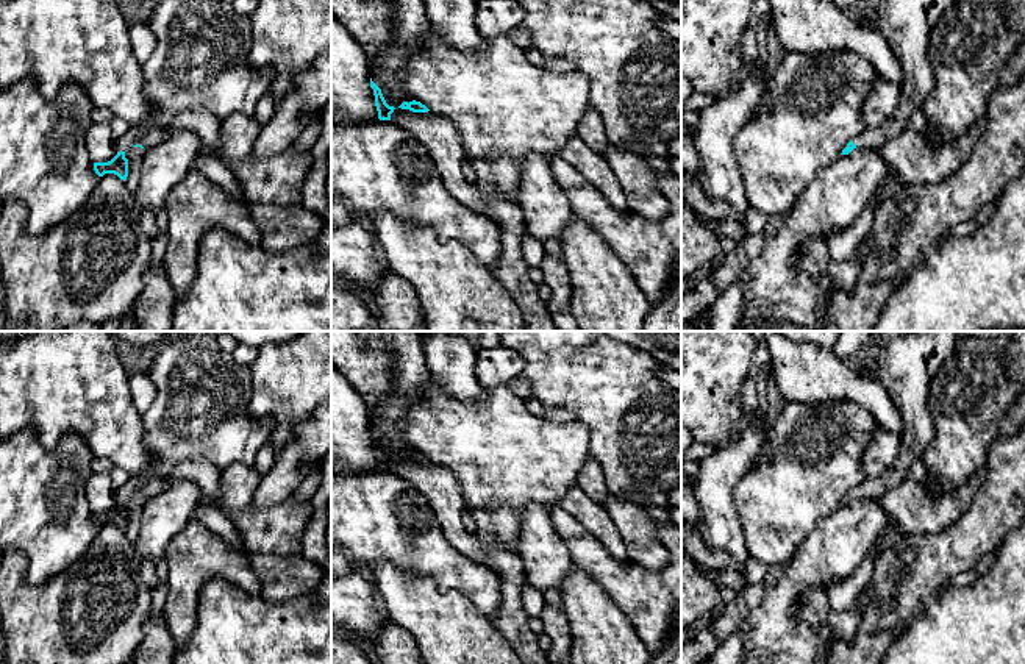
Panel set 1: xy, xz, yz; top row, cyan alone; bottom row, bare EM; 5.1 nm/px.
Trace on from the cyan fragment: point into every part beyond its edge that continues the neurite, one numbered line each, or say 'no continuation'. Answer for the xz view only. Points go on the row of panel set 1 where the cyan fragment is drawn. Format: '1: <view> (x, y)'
no continuation

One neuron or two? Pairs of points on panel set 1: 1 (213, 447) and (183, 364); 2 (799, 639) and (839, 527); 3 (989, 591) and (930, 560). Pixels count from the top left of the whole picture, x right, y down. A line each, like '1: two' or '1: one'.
1: one
2: one
3: two

